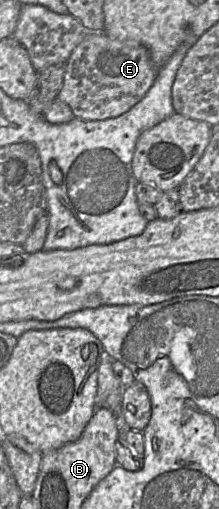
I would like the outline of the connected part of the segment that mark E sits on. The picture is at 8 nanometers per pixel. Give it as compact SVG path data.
M87 31L65 64L63 85L57 99L66 103L74 116L82 120L115 118L146 95L158 70L148 49L138 42L112 39L103 31Z

